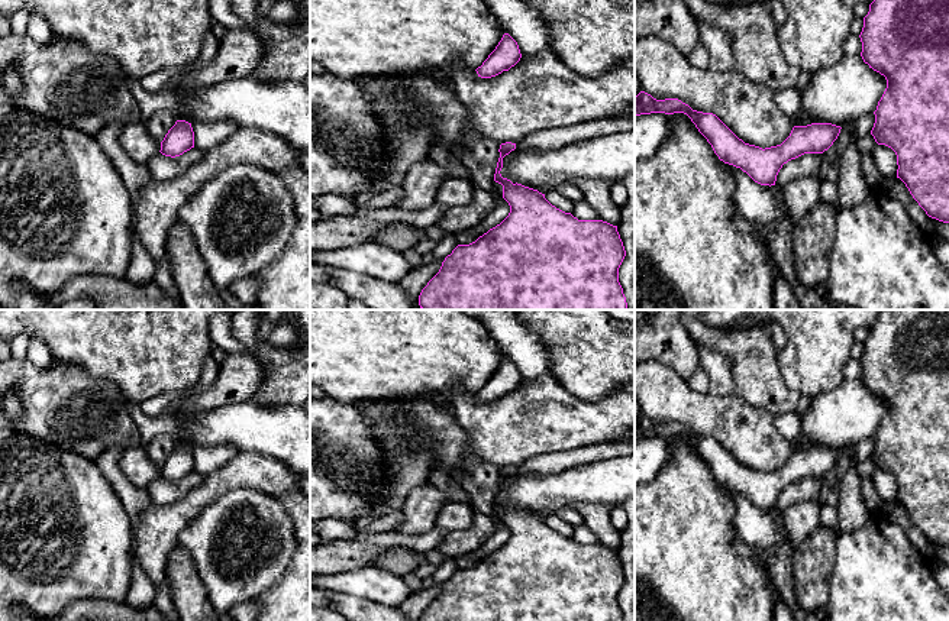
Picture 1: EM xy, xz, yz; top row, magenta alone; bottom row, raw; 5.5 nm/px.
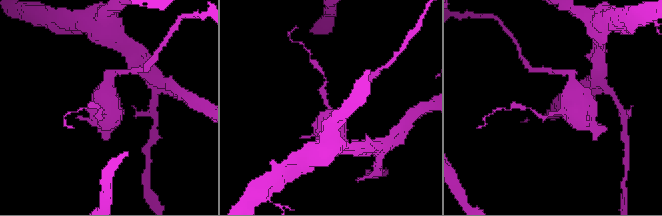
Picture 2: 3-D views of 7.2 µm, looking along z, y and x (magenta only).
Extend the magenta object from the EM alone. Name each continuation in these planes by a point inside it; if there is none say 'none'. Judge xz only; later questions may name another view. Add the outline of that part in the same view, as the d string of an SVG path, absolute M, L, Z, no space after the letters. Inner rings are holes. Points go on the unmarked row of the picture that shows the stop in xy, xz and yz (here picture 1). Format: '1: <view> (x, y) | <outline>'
none

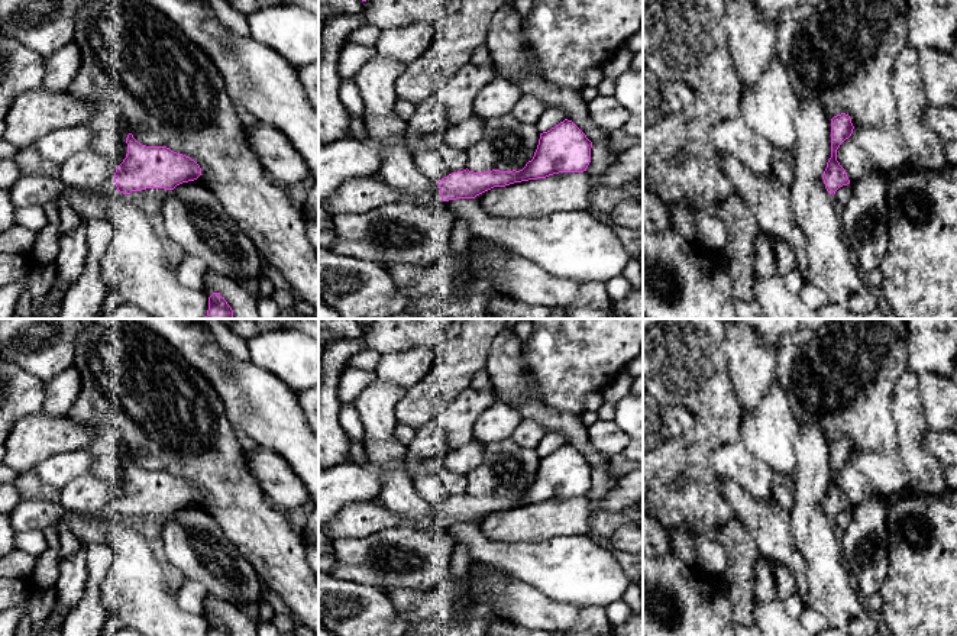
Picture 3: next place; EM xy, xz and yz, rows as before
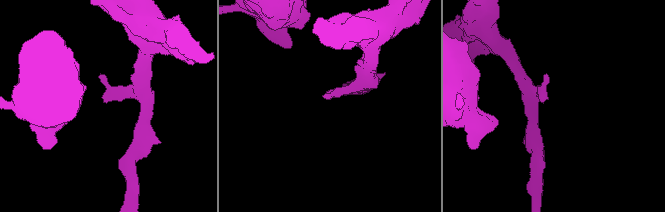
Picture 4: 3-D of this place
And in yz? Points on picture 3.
none

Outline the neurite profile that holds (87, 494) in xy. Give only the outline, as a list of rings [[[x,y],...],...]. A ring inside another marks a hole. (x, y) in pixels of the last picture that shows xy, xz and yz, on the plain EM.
[[[83,475],[69,481],[59,495],[58,504],[75,514],[93,514],[106,509],[116,497],[111,484],[94,475]]]

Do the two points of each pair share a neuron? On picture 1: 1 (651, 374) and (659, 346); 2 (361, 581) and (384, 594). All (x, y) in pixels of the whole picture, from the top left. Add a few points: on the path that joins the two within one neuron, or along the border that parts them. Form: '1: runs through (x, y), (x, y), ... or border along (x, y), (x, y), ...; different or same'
1: border along (649, 359), (657, 359), (671, 366), (684, 378); different
2: runs through (367, 582), (378, 588); same

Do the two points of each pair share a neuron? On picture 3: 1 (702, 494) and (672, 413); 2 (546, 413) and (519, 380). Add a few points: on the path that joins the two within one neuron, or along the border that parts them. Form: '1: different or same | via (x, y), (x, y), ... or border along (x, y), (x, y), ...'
1: different | border along (686, 407), (694, 425), (679, 435), (668, 436)
2: same | via (537, 407), (519, 388)

